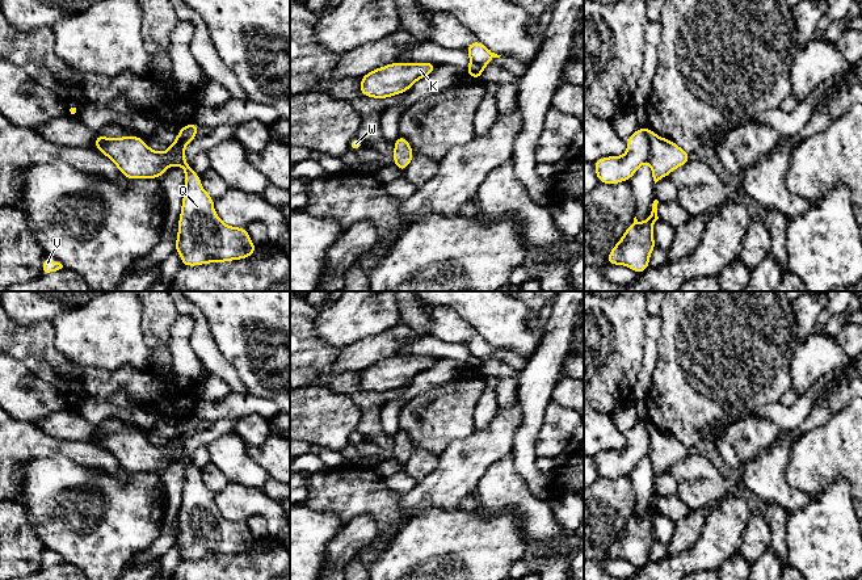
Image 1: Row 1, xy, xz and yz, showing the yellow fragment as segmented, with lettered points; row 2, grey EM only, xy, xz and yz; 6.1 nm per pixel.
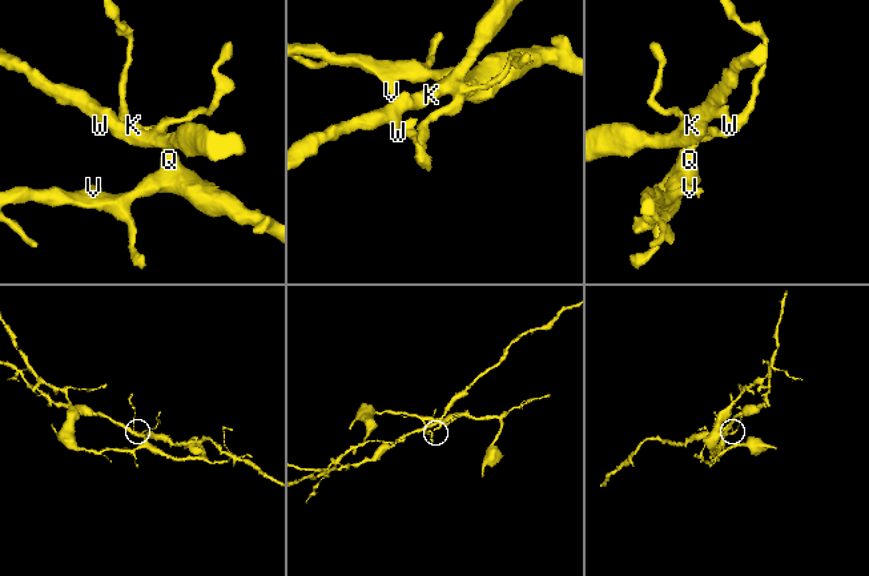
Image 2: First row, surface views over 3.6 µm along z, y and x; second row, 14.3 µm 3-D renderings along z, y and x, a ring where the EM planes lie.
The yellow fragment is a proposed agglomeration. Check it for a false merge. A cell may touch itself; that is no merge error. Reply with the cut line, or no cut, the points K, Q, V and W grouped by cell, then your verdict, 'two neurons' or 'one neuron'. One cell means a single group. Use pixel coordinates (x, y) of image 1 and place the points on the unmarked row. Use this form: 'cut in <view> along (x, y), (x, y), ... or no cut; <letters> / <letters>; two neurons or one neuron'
cut in xy along (180, 425), (183, 441), (172, 458); K W / Q V; two neurons

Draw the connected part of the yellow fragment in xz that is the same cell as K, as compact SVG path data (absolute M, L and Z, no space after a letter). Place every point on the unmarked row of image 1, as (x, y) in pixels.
M390 357L361 370L359 387L371 392L384 394L401 388L420 373L433 367L436 357Z

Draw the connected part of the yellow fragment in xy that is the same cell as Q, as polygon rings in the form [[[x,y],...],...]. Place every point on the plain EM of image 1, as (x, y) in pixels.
[[[182,440],[173,459],[180,459],[185,467],[185,484],[182,489],[181,508],[177,518],[177,534],[174,543],[181,551],[182,560],[198,560],[211,556],[227,556],[251,551],[257,541],[244,521],[227,520],[214,504],[214,492],[202,482],[198,470],[185,454]]]

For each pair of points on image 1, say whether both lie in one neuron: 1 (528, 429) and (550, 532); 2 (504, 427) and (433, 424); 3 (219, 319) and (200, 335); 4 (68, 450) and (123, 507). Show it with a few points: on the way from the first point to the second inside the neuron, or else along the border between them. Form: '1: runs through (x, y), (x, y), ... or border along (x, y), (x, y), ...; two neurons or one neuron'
1: border along (522, 478), (535, 496), (550, 500); two neurons
2: border along (474, 428), (469, 436), (453, 440), (448, 445); two neurons
3: border along (194, 305), (205, 316), (222, 356); two neurons
4: border along (53, 457), (67, 457), (112, 475); two neurons

